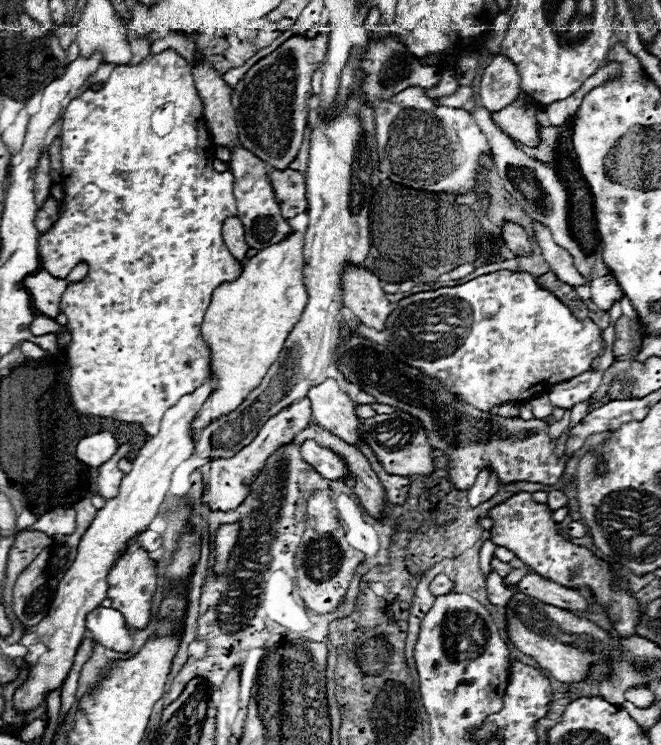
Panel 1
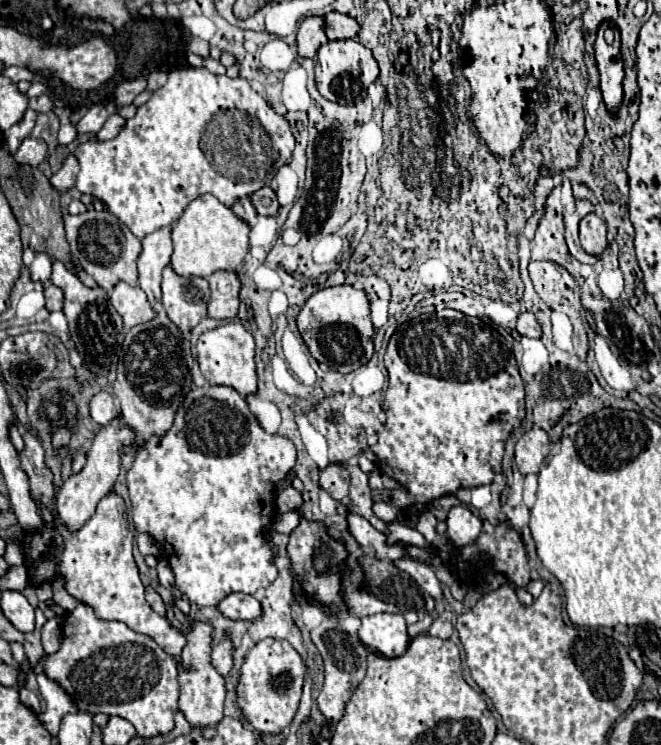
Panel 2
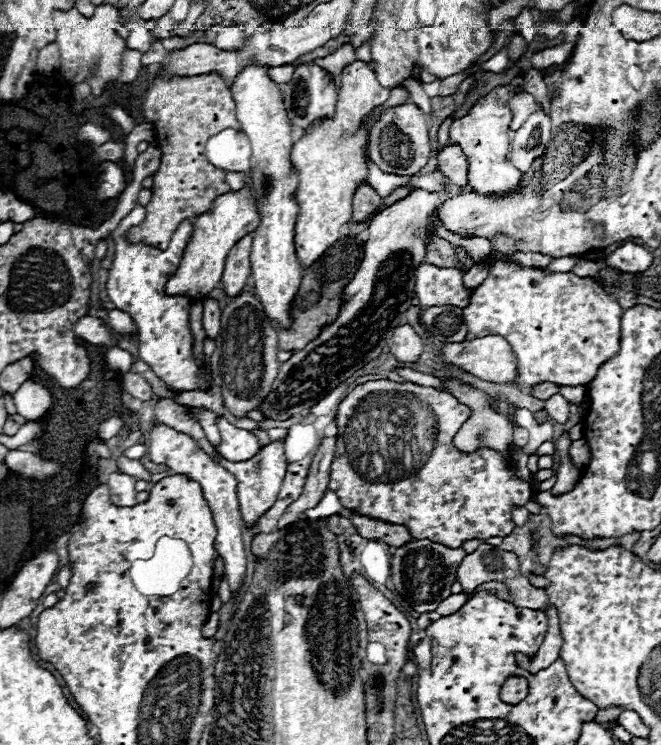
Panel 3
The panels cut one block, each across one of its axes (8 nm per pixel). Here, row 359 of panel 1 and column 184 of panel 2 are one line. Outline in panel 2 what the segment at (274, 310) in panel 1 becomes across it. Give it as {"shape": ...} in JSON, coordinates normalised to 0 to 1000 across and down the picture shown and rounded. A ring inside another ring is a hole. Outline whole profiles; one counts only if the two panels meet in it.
{"shape":[[[306,260],[284,274],[272,295],[260,306],[260,360],[272,370],[303,370],[318,373],[327,362],[357,362],[372,338],[375,338],[375,301],[354,290],[348,279],[342,279],[321,260]]]}

